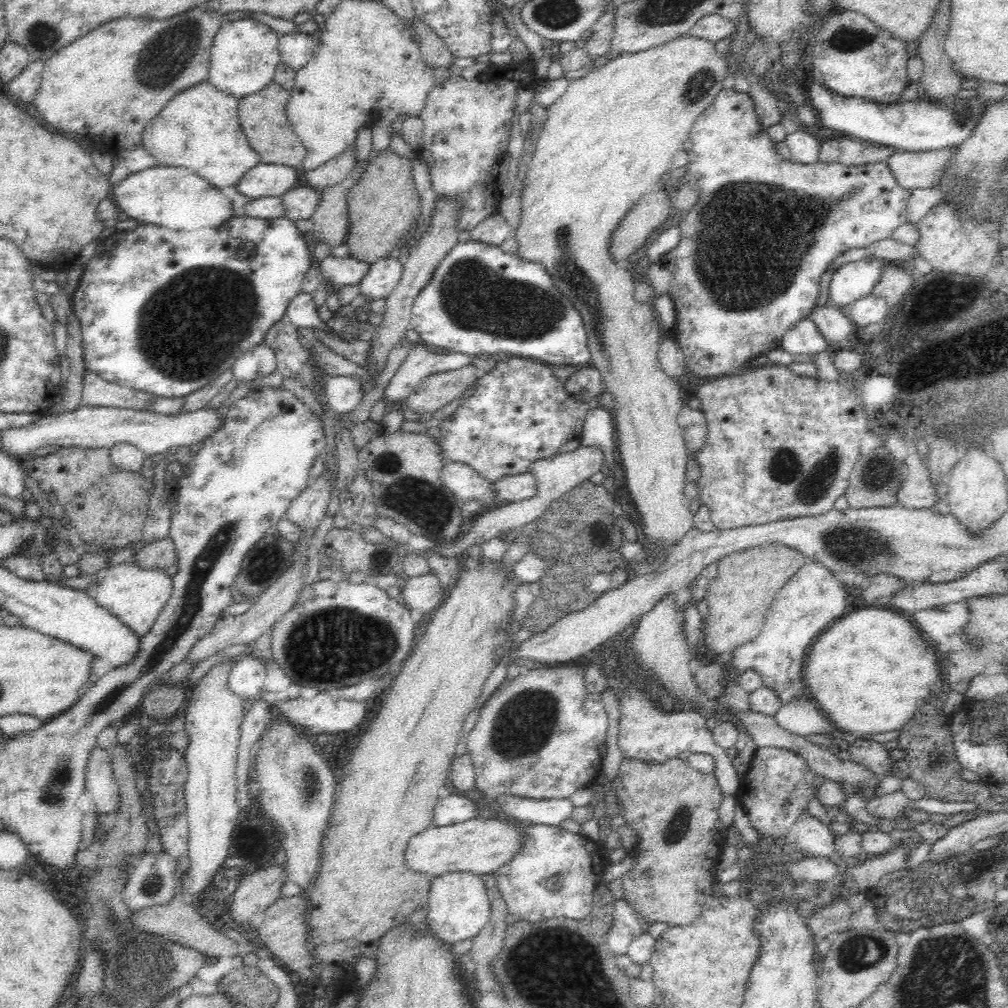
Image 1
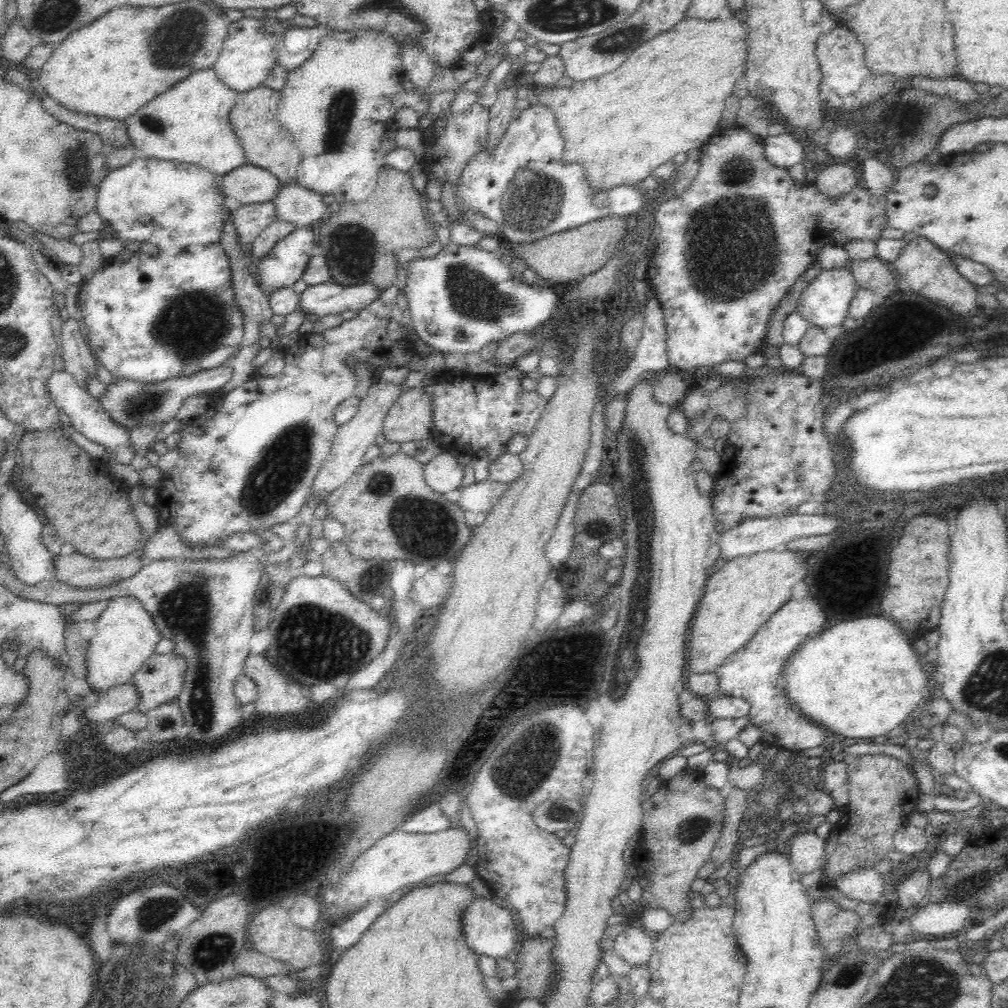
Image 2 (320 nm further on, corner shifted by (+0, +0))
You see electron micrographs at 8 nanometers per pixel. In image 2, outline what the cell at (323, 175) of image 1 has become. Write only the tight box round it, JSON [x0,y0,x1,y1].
[274,183,328,227]

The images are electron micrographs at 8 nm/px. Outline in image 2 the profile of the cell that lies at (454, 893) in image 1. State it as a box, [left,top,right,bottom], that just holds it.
[462,898,525,958]

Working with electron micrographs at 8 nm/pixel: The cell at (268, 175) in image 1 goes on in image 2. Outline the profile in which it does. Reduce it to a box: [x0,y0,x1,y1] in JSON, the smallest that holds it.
[222,164,280,204]

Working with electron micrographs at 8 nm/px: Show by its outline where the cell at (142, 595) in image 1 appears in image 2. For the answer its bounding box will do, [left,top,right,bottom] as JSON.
[85,596,162,694]

